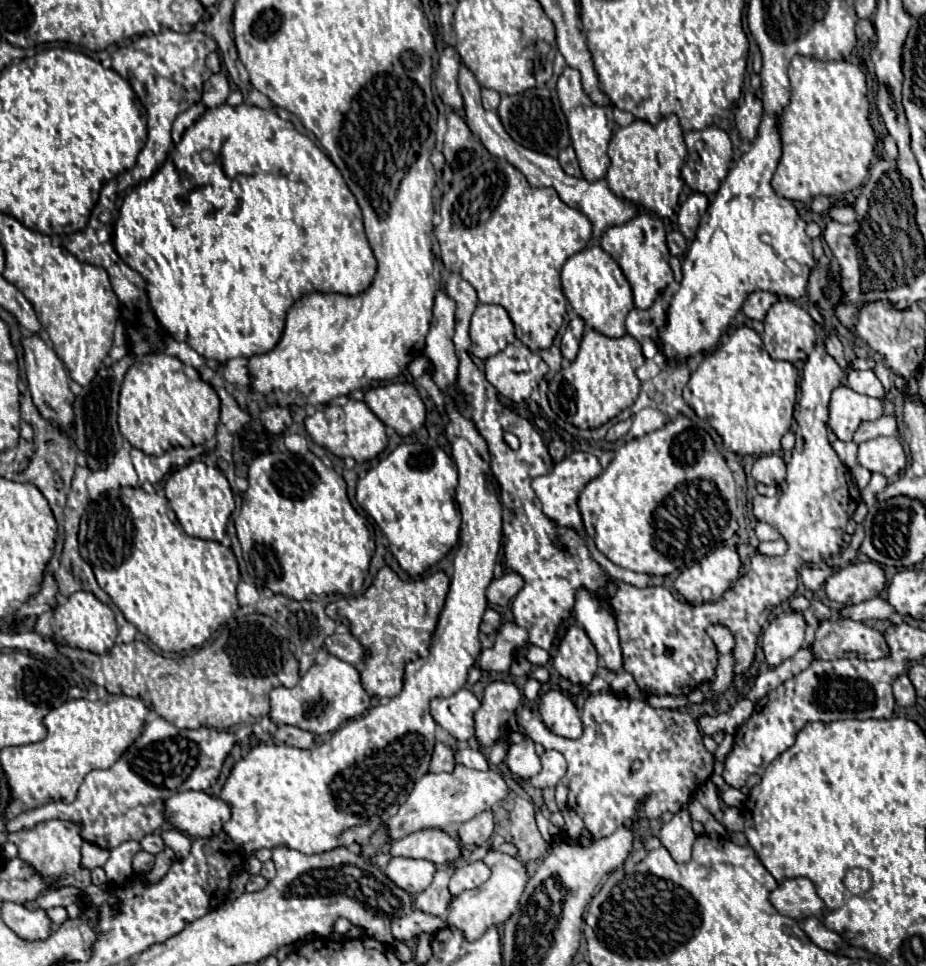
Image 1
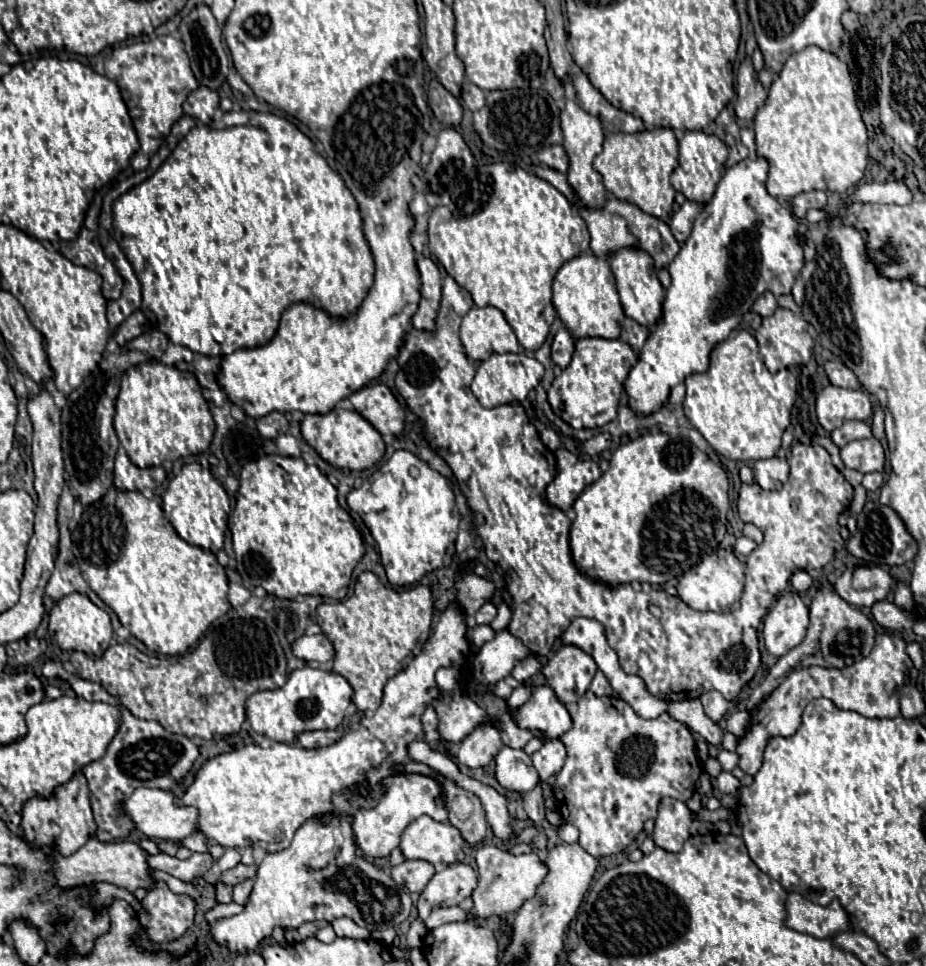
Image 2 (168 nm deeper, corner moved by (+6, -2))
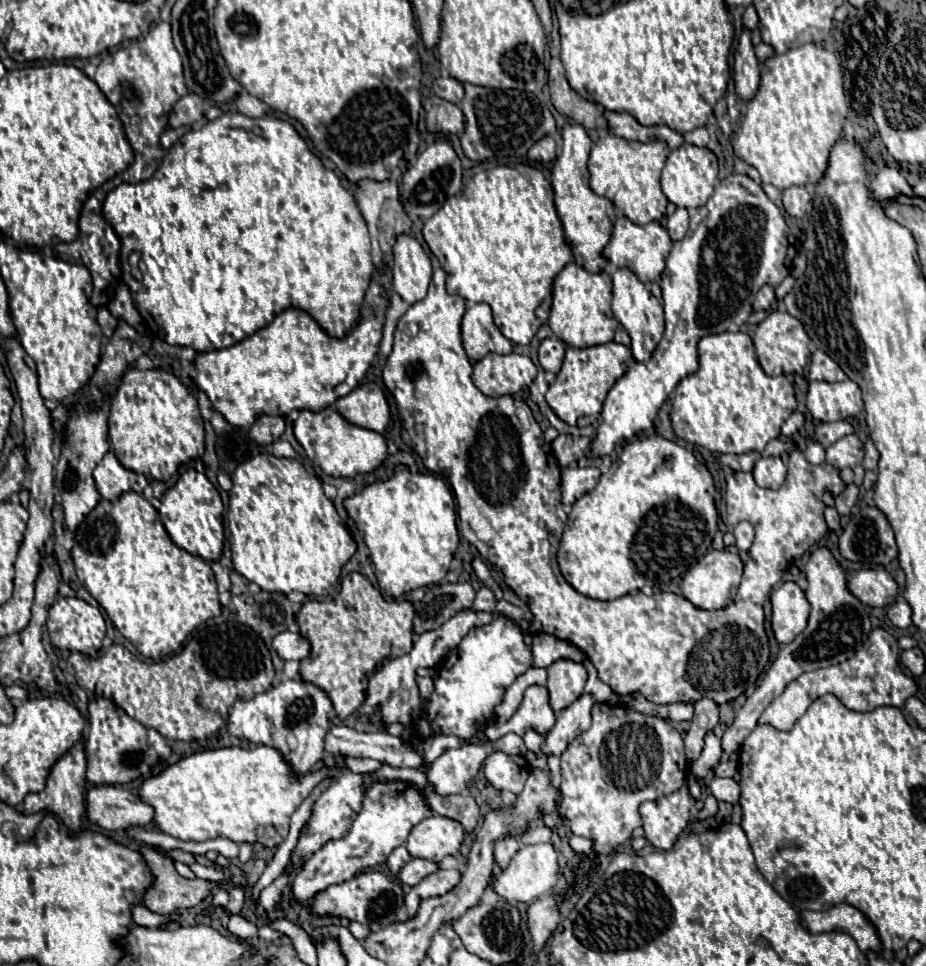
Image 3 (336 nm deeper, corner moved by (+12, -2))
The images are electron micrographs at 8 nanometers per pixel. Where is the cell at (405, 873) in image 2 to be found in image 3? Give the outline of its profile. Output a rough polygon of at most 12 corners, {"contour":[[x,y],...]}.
{"contour":[[412,858],[402,870],[400,880],[416,886],[440,866],[432,860]]}

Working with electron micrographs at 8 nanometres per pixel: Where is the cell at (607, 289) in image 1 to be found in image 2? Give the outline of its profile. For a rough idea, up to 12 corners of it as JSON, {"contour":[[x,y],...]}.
{"contour":[[606,258],[554,276],[554,308],[576,340],[620,336],[624,310]]}

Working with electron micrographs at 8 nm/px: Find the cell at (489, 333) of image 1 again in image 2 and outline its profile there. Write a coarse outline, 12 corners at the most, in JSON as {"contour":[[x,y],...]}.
{"contour":[[494,306],[460,324],[470,360],[518,352],[514,330]]}

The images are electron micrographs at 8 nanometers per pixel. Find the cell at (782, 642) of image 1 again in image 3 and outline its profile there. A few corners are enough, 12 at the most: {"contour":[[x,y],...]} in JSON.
{"contour":[[796,582],[770,596],[772,630],[792,642],[808,622],[810,604]]}

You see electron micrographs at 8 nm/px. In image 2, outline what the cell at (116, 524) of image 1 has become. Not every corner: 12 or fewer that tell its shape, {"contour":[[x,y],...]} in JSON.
{"contour":[[112,486],[72,532],[90,588],[159,656],[230,610],[224,566]]}

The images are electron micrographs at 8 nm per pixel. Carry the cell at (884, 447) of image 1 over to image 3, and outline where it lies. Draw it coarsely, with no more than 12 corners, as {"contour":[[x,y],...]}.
{"contour":[[848,434],[826,450],[834,468],[854,468],[864,458],[856,434]]}

